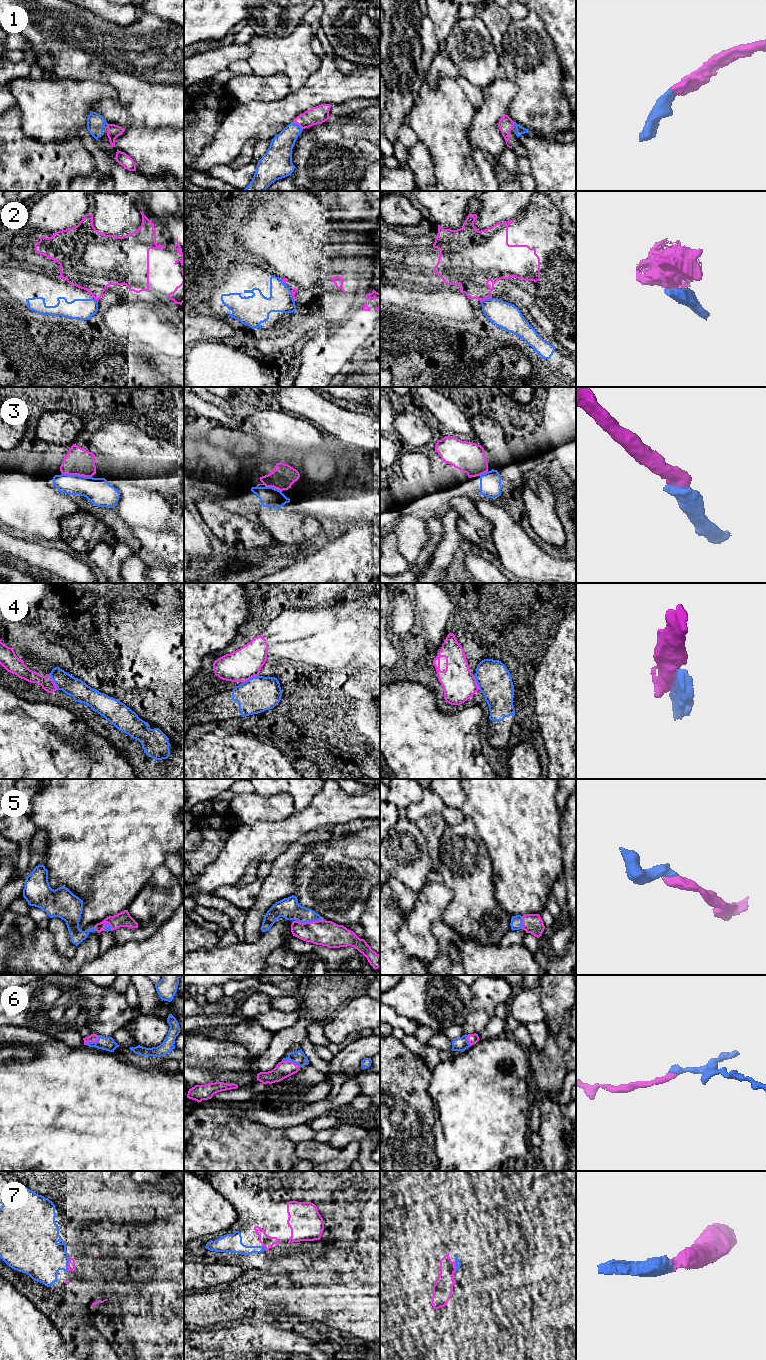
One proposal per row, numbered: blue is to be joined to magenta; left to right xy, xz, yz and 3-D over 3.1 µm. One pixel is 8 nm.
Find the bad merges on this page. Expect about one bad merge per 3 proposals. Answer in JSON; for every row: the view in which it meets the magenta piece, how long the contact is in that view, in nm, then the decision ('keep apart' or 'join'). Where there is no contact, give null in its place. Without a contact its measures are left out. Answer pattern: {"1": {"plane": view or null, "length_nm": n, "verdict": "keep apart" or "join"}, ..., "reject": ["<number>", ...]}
{"1": {"plane": "xz", "length_nm": 100, "verdict": "join"}, "2": {"plane": "yz", "length_nm": 100, "verdict": "keep apart"}, "3": {"plane": "xy", "length_nm": 240, "verdict": "join"}, "4": {"plane": "xz", "length_nm": 150, "verdict": "keep apart"}, "5": {"plane": "xz", "length_nm": 220, "verdict": "join"}, "6": {"plane": "xy", "length_nm": 130, "verdict": "join"}, "7": {"plane": "xy", "length_nm": 110, "verdict": "join"}, "reject": ["2", "4"]}

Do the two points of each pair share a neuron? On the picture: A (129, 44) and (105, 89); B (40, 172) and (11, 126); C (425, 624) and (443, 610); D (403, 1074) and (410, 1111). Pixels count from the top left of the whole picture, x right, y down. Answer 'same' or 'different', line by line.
A: different
B: same
C: different
D: same

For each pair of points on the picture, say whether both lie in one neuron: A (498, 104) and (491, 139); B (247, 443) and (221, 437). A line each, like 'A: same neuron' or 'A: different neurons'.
A: same neuron
B: same neuron

